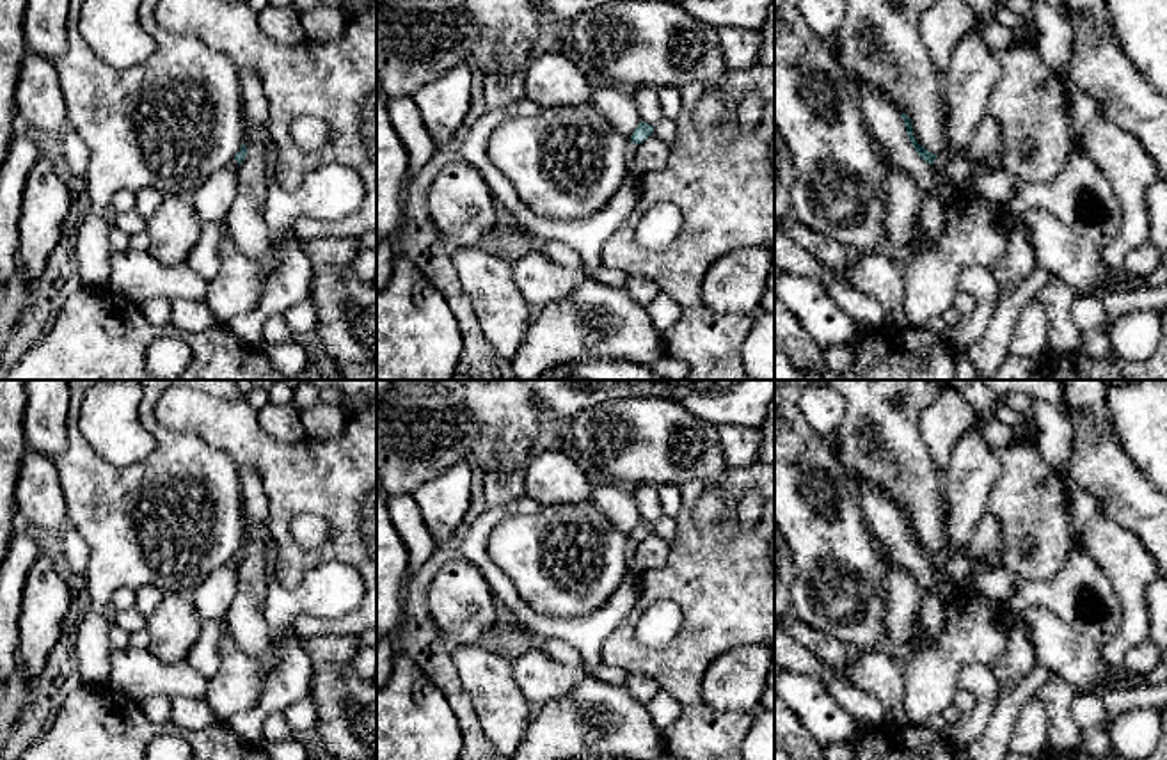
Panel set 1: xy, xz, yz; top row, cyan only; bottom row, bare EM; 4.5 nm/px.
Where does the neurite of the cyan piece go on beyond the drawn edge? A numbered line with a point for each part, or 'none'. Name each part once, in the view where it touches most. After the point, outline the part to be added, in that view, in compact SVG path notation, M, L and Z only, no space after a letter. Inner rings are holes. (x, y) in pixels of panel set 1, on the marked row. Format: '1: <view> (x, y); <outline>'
1: yz (967, 176); M938 156L933 167L938 174L947 176L957 192L991 197L1004 210L1007 210L1018 190L1011 172L1000 167L980 165L968 158Z

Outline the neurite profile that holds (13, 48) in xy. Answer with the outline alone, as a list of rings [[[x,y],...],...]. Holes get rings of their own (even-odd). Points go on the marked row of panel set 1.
[[[0,0],[0,169],[14,137],[14,92],[27,53],[23,18],[27,0]]]

